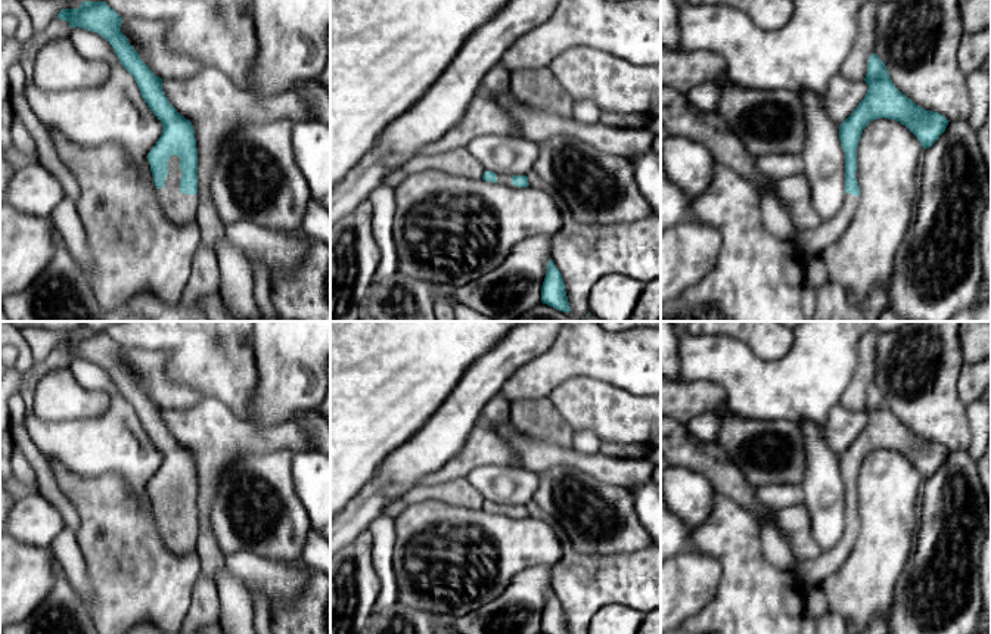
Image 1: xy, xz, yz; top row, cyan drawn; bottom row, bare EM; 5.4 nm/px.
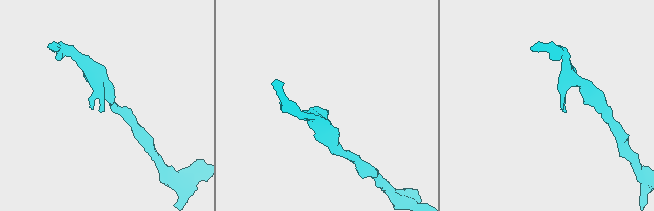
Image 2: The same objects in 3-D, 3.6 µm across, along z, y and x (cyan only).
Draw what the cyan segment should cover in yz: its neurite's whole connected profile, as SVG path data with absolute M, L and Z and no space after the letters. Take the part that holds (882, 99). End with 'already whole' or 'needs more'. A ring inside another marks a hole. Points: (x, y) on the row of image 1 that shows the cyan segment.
M876 53L869 58L864 81L869 90L852 114L841 124L839 139L845 152L845 198L838 214L818 227L801 231L795 242L802 255L821 257L849 226L860 199L857 181L857 147L863 130L877 118L895 119L905 125L929 149L945 131L948 119L926 111L903 94L892 83L885 63Z; needs more

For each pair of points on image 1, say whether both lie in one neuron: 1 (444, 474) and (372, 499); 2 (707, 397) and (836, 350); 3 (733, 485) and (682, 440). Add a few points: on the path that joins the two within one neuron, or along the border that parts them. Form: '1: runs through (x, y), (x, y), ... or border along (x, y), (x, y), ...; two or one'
1: border along (447, 462), (438, 469), (428, 472), (418, 482); two
2: border along (690, 381), (718, 384), (727, 407), (746, 416); two
3: runs through (720, 472), (704, 456), (695, 453); one

